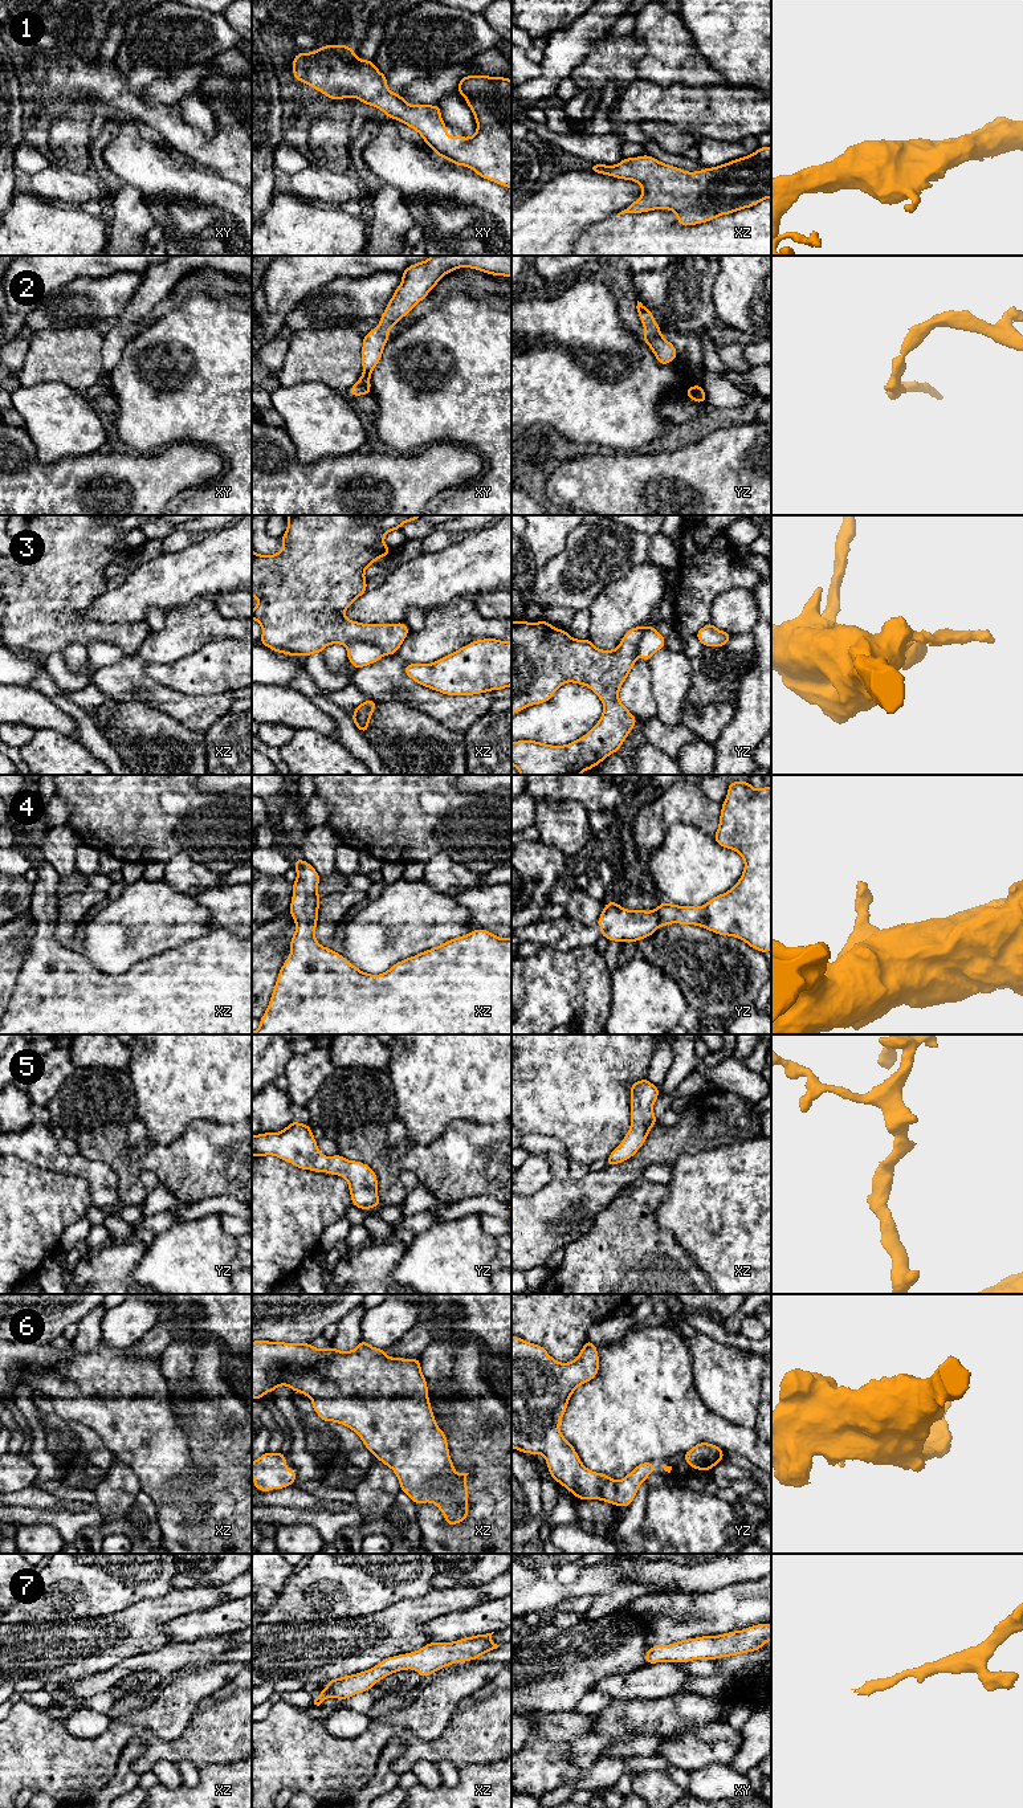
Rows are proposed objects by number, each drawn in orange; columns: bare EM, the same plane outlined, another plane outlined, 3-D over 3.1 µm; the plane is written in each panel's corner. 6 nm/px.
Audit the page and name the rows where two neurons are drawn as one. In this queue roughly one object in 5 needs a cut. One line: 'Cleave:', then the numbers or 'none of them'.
Cleave: 3

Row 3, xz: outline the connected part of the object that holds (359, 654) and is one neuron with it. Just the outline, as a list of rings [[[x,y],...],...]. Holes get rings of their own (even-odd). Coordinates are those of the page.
[[[355,642],[347,645],[347,658],[355,669],[379,661],[386,653],[382,648],[370,642]]]

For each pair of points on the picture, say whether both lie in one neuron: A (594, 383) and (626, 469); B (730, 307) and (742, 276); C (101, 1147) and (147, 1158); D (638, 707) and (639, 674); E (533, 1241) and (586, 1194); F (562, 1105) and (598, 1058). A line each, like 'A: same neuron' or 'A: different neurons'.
A: different neurons
B: same neuron
C: different neurons
D: same neuron
E: same neuron
F: same neuron

